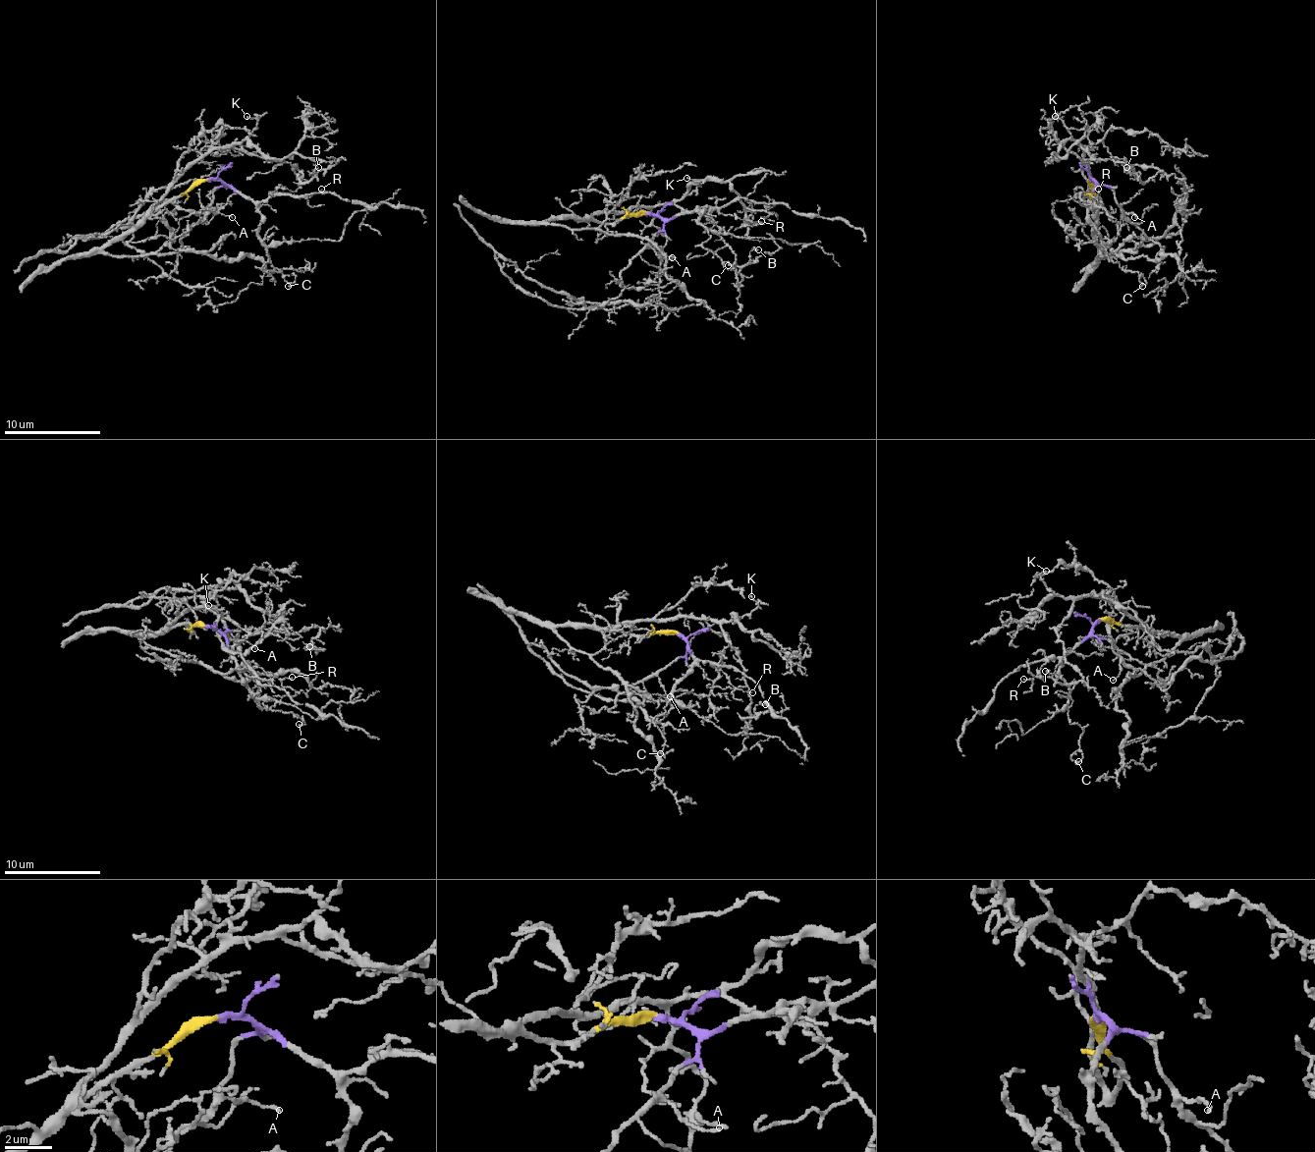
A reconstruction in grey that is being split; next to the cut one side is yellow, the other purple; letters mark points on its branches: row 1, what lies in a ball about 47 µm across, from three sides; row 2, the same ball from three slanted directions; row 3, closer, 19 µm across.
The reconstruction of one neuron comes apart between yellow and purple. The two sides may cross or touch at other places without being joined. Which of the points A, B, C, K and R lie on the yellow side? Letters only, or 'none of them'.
B, K

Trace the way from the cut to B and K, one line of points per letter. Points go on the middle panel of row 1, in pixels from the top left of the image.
B: (647, 213), (611, 223), (591, 216), (659, 204), (703, 213), (735, 254), (739, 281), (749, 252), (758, 249)
K: (647, 213), (628, 213), (611, 223), (599, 223), (591, 216), (677, 204), (698, 185), (685, 178)

